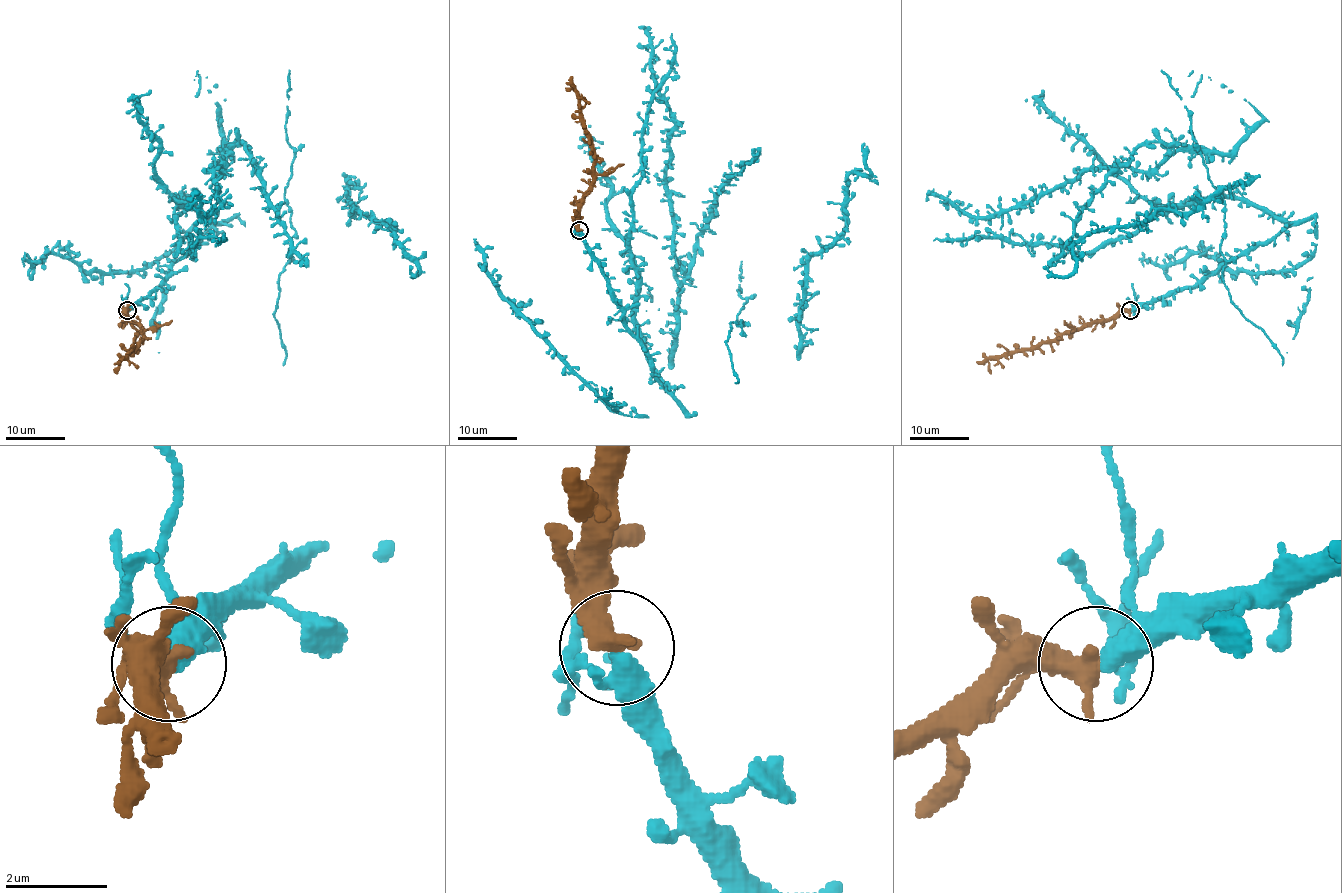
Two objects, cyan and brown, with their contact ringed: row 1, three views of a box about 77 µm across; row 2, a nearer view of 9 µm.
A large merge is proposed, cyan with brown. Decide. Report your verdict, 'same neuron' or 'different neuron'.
same neuron

